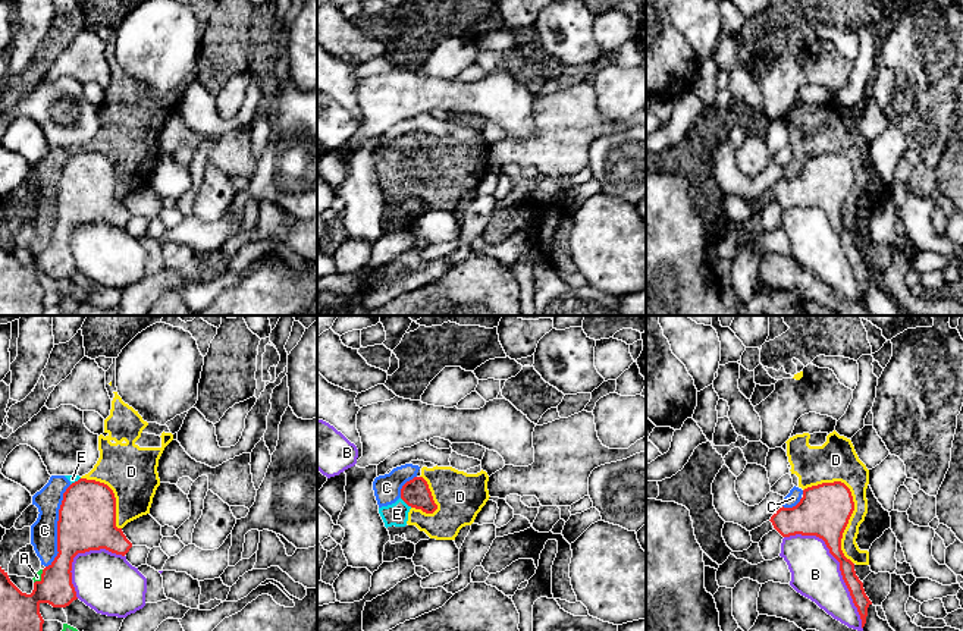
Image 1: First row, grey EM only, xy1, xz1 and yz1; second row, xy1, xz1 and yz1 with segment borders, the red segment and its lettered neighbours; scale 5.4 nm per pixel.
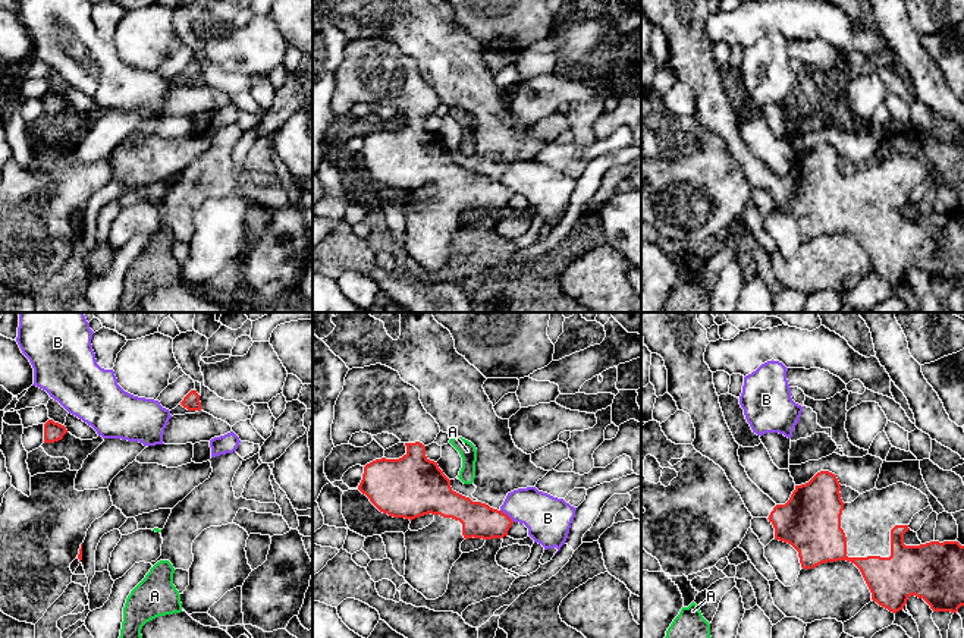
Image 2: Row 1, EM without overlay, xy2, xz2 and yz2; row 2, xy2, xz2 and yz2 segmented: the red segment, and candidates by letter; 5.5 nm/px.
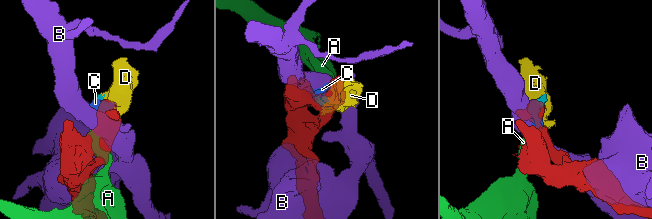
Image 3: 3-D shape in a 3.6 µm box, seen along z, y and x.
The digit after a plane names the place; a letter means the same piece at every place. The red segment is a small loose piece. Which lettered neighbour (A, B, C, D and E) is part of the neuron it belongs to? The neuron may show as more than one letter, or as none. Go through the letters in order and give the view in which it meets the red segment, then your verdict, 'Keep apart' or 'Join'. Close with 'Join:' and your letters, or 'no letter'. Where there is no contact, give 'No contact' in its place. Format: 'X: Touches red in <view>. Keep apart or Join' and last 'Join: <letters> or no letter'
A: Touches red in xy1. Keep apart
B: Touches red in yz1. Keep apart
C: Touches red in xy1. Keep apart
D: Touches red in yz1. Keep apart
E: Touches red in xz1. Keep apart
Join: no letter

